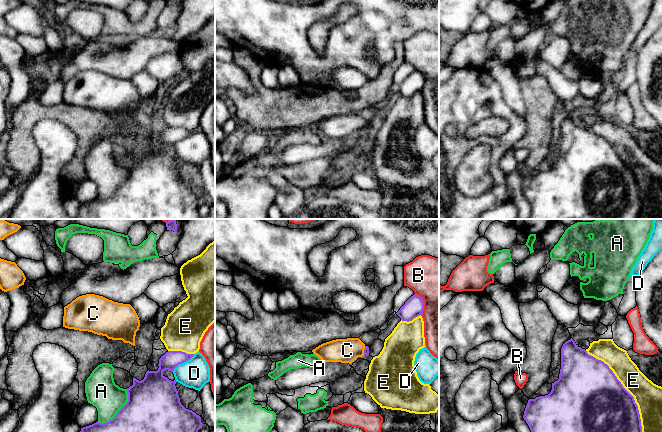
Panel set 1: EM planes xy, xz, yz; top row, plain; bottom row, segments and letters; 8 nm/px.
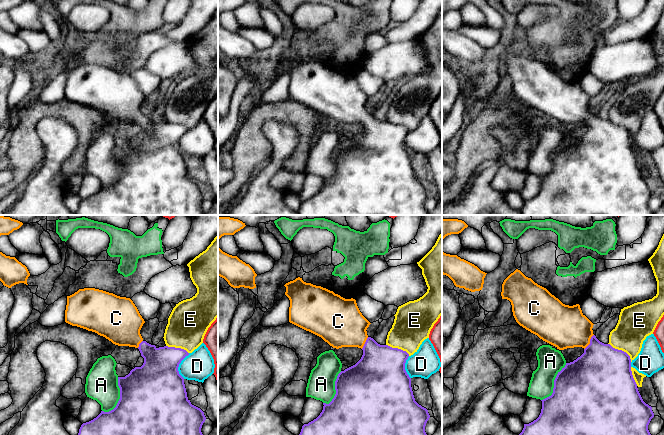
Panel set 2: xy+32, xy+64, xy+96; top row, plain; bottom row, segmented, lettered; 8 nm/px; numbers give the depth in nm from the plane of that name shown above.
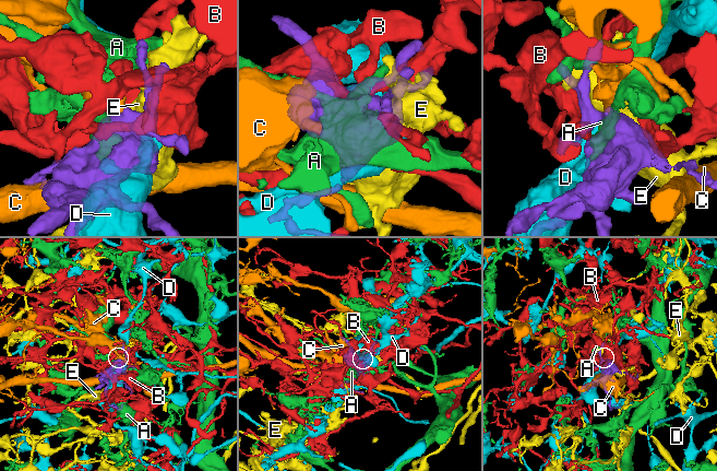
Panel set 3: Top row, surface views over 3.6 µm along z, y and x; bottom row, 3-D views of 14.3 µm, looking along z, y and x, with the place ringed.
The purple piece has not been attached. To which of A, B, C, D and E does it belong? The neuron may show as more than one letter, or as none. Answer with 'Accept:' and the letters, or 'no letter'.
Accept: C

